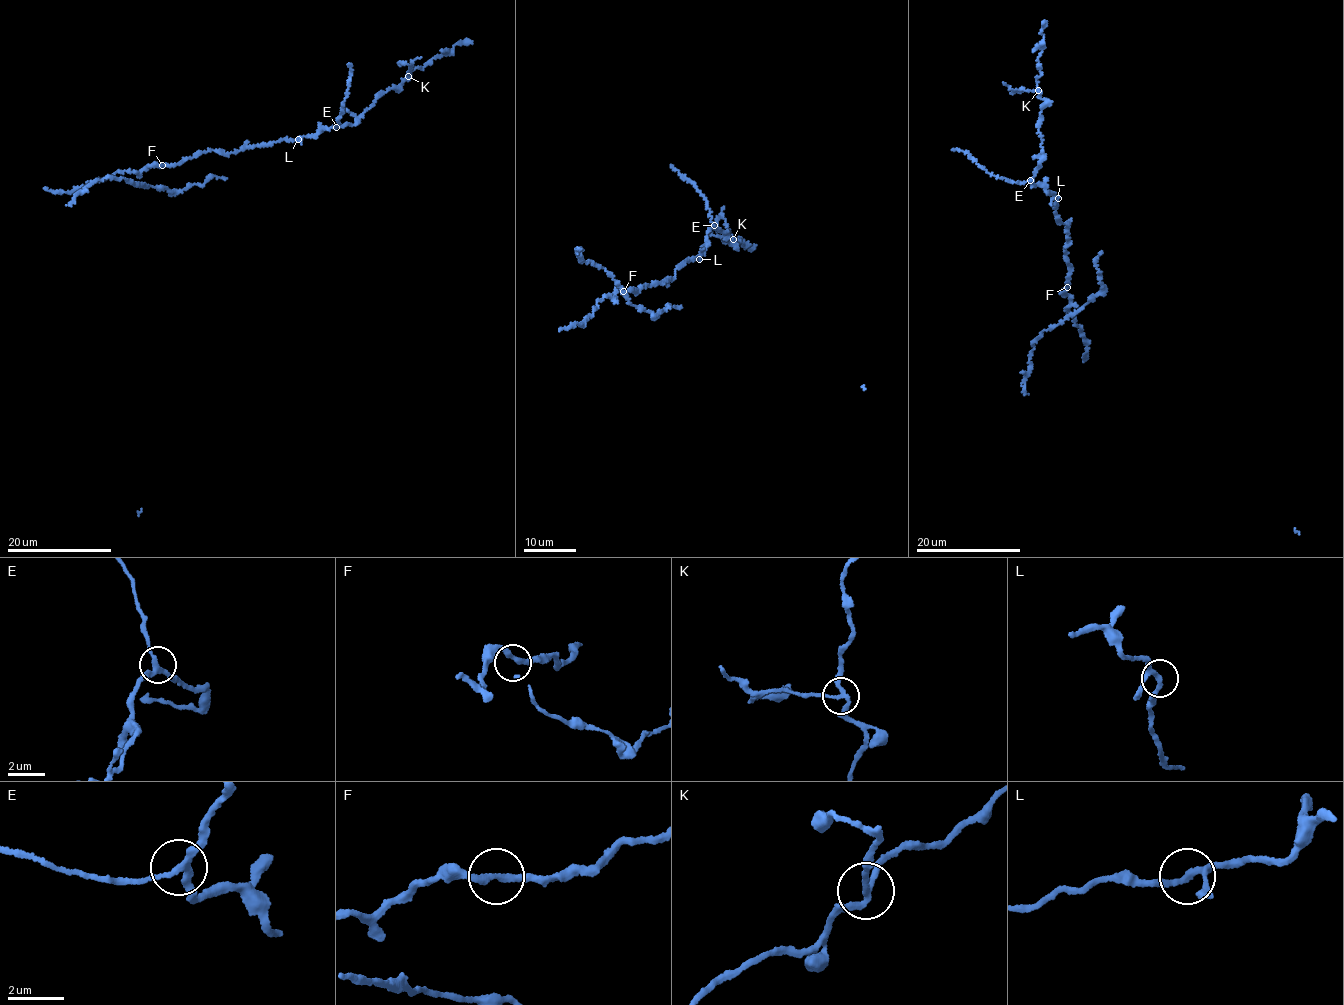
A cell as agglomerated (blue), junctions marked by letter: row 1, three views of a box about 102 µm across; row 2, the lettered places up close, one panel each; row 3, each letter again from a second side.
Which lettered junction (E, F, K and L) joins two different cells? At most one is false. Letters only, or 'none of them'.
K

